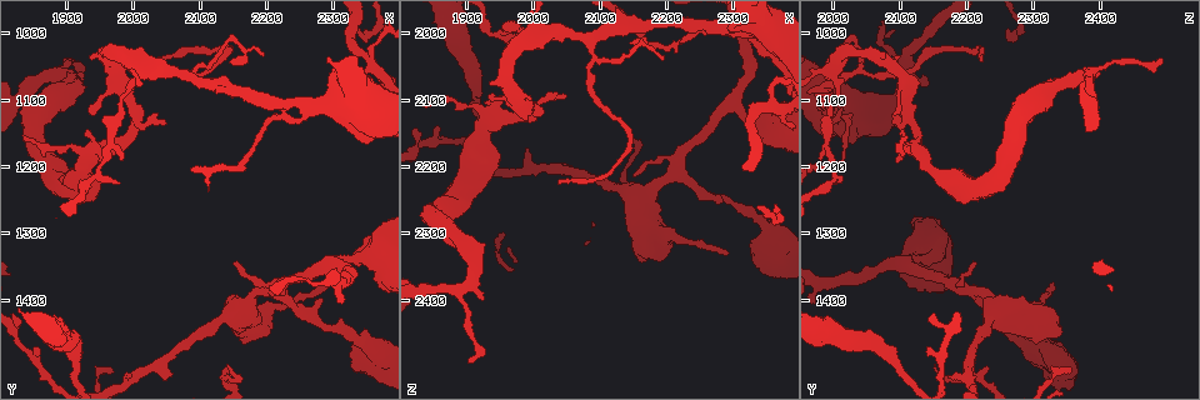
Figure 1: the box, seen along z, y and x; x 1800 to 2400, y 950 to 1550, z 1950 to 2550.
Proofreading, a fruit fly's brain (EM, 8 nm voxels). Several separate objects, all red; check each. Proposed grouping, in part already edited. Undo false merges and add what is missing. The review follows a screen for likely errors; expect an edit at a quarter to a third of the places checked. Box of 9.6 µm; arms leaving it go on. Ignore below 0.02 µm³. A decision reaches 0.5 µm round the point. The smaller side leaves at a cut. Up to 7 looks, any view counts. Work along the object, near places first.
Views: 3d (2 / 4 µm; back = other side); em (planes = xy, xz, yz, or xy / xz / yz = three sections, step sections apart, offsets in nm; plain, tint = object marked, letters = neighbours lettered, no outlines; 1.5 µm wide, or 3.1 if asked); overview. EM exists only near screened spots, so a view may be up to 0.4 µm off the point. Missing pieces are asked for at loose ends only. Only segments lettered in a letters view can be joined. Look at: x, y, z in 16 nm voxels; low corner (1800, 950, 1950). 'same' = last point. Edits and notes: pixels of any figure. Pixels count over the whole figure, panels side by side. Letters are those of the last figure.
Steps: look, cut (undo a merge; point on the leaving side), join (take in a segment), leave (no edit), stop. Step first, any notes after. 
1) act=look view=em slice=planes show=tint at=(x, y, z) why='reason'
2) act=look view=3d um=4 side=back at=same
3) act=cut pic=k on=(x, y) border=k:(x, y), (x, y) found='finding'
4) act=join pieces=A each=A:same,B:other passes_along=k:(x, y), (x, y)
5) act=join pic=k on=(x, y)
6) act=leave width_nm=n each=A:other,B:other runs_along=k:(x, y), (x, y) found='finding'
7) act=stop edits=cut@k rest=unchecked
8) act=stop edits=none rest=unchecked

act=look view=em slice=planes show=letters at=(2290, 1375, 2330) why='an open end'

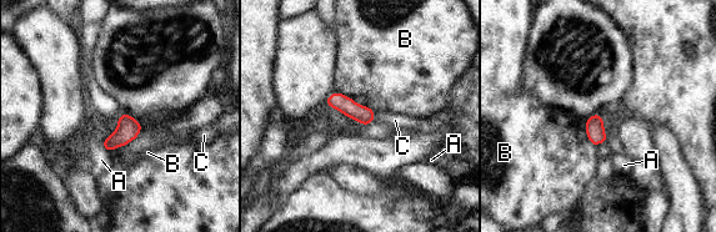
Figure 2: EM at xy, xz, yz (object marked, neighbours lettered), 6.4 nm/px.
act=leave width_nm=120 each=A:other,B:other,C:other border=2:(336, 91), (374, 111) found='none of them fits'

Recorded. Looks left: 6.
act=look view=em slice=yz step=8 show=tint at=(2260, 1105, 1995) why='three-way junction'

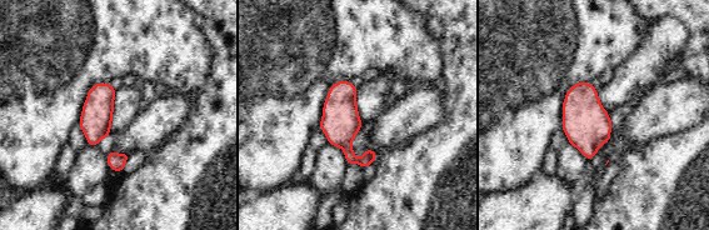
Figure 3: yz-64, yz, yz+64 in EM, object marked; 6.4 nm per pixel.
act=look view=em slice=xy step=8 show=letters at=same why='cut it another way'

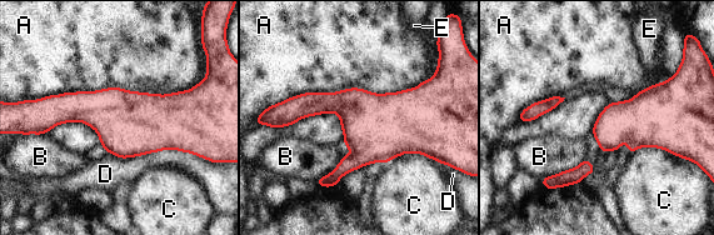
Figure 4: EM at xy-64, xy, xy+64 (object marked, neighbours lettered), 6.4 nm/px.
act=leave width_nm=280 each=A:other,B:other,C:other,D:other,E:other border=4:(649, 85), (629, 99), (609, 103) found='one cell here'

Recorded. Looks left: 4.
act=look view=3d um=2 at=(1860, 1465, 2140) why='tapers out'

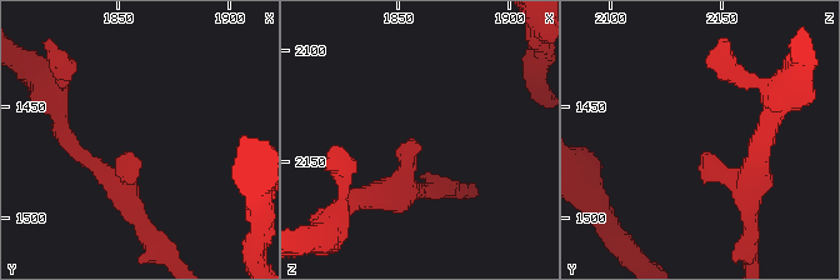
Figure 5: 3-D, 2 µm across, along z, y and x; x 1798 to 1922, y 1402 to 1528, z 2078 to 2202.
act=look view=em slice=planes show=letters at=(1855, 1471, 2141) why='shape alone is not enough'

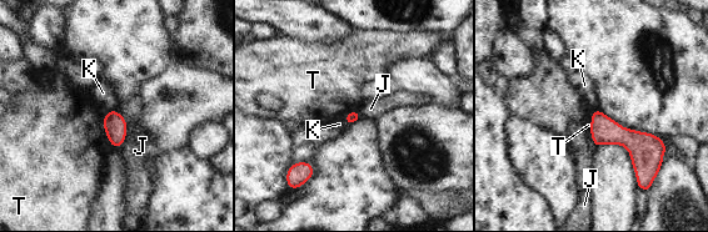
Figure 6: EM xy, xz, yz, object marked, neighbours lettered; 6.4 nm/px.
act=leave each=J:other,K:other,T:other border=6:(344, 115), (347, 125) found='none of them fits'

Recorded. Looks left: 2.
act=stop edits=none rest=unchecked

